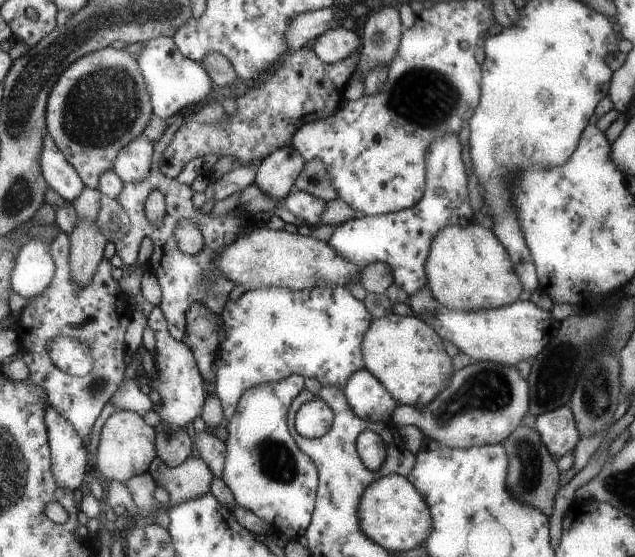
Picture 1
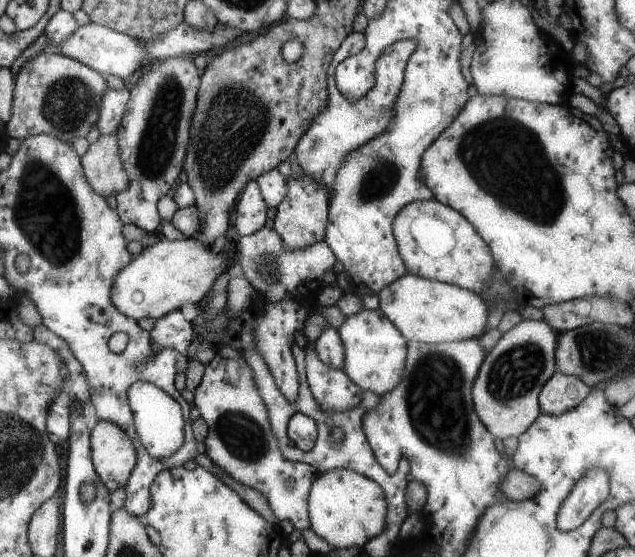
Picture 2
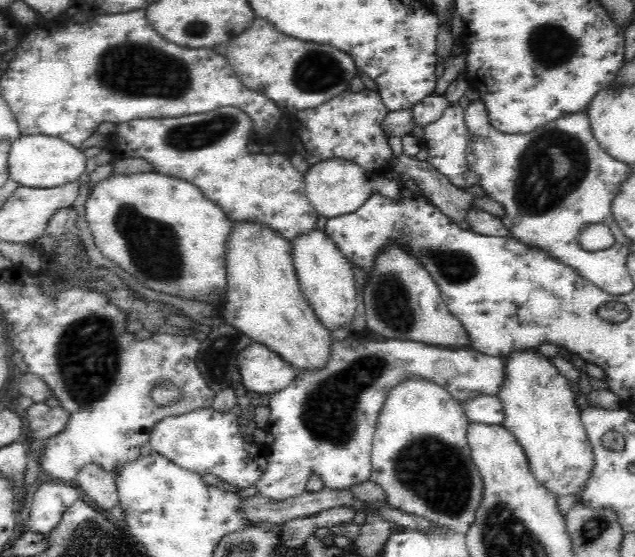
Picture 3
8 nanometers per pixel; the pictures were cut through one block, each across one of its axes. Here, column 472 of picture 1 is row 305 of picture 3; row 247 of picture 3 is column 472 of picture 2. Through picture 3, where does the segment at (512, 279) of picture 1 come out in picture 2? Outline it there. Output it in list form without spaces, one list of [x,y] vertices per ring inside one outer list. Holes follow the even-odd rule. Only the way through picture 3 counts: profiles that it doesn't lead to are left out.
[[[417,200],[405,206],[393,222],[393,238],[407,272],[417,278],[453,284],[479,296],[489,282],[489,274],[493,274],[493,254],[473,224],[469,224],[461,212],[435,200]]]

